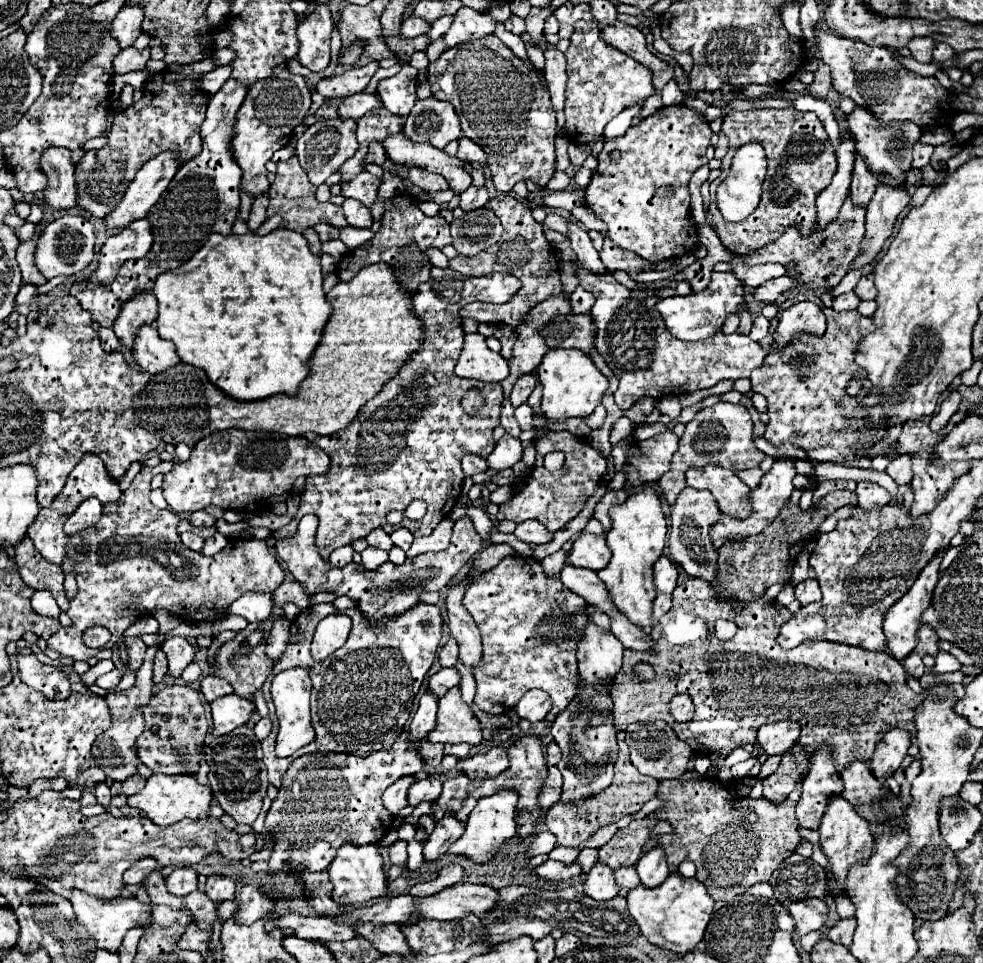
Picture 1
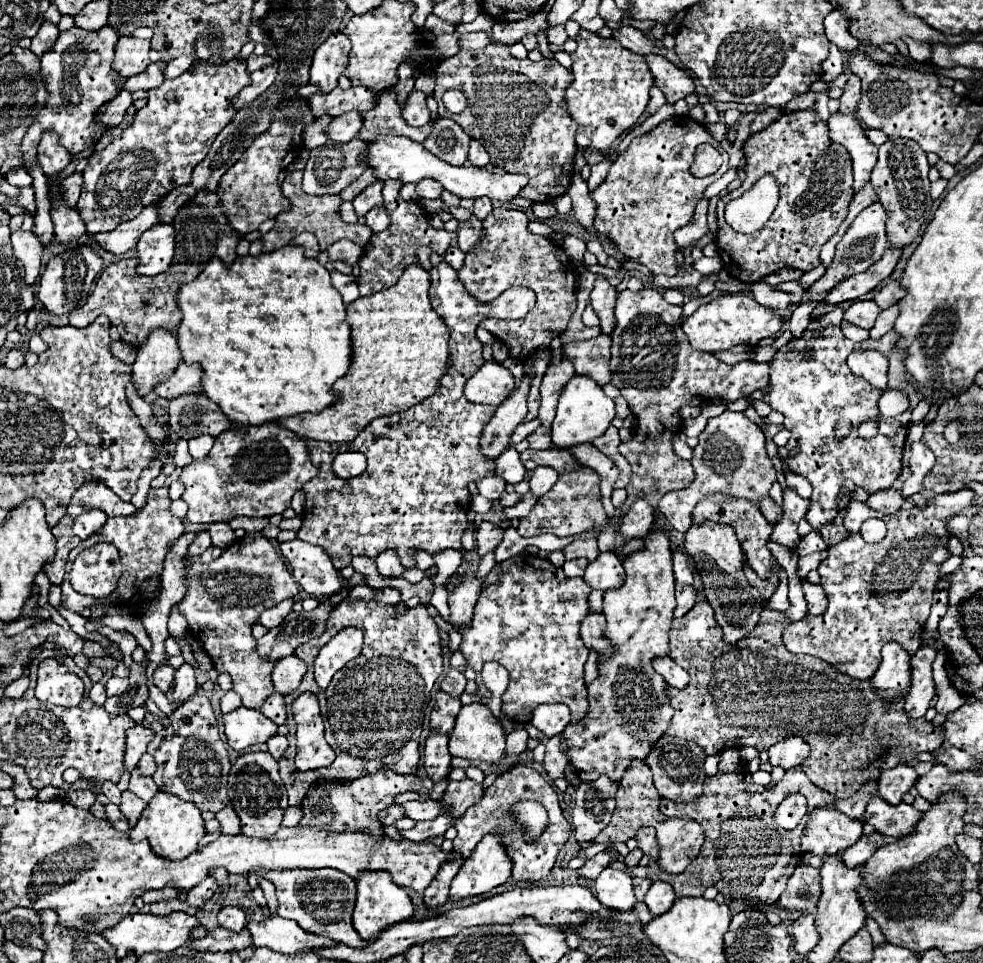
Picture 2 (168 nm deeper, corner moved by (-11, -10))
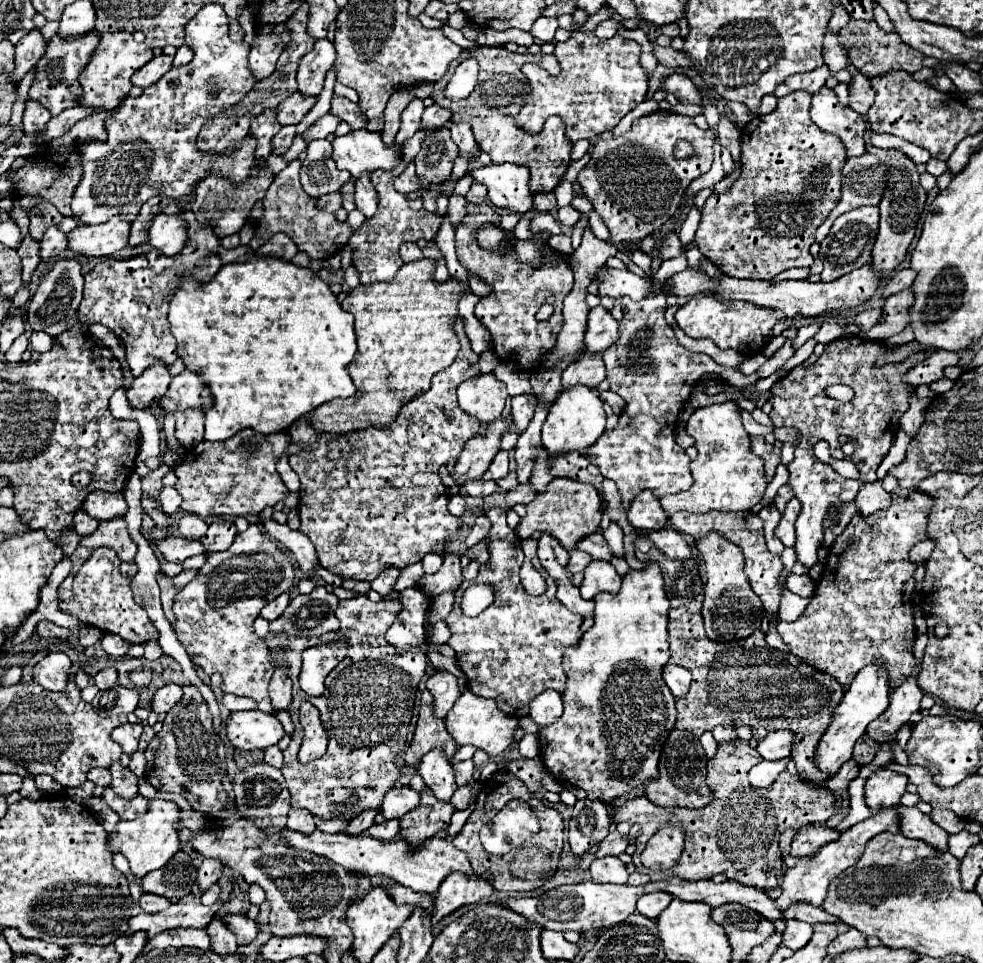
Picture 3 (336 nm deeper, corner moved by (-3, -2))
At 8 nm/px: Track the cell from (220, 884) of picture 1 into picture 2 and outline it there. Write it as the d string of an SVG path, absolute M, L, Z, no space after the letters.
M230 906L230 908L222 908L218 912L218 922L220 922L222 928L240 934L244 930L244 926L246 926L246 916L244 916L242 908Z

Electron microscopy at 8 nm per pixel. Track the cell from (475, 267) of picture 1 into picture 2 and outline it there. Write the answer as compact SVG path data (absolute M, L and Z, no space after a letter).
M494 208L484 220L482 240L466 254L464 266L458 272L464 288L482 304L496 300L510 286L524 286L536 294L536 306L520 320L484 320L480 322L490 334L502 340L510 358L526 360L534 350L550 346L550 342L566 330L566 324L576 310L576 278L574 264L562 246L544 236L528 232L528 218L520 210Z

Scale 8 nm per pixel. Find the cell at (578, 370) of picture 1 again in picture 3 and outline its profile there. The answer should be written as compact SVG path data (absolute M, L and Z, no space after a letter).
M572 386L568 390L562 390L554 400L554 404L550 406L546 422L542 426L542 442L550 454L562 454L572 450L580 452L592 446L602 436L604 428L606 428L606 414L600 396L588 386Z

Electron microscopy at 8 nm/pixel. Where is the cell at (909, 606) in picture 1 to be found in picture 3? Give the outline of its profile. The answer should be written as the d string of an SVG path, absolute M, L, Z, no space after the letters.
M878 660L864 666L852 680L848 692L844 694L840 706L834 712L834 720L830 722L828 730L824 732L818 744L816 766L826 774L834 776L840 770L840 766L852 758L852 748L856 740L866 732L868 724L888 708L888 702L890 702L890 686L888 686L888 672L884 670L884 664Z

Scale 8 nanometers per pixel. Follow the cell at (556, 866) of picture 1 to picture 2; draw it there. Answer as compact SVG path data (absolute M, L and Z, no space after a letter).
M600 852L600 854L596 854L594 858L590 858L590 860L584 864L584 868L580 868L580 874L582 874L584 878L588 878L588 880L596 880L598 874L600 874L604 868L608 868L614 860L618 860L616 854Z

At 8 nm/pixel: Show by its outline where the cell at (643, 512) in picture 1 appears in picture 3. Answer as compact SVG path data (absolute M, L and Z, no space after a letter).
M652 560L642 570L628 570L622 576L618 594L600 592L594 602L594 626L580 638L578 648L570 648L564 654L562 666L568 676L566 692L562 694L564 714L552 726L542 728L538 740L544 764L556 780L584 788L590 798L610 802L656 778L662 744L676 722L674 696L662 680L662 668L670 658L666 632L670 602L664 592L662 570Z

